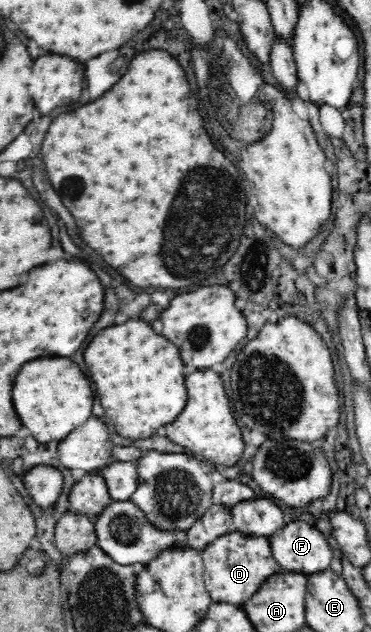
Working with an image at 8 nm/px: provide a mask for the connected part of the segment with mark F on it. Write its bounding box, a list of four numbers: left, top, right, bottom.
[271,523,332,574]

